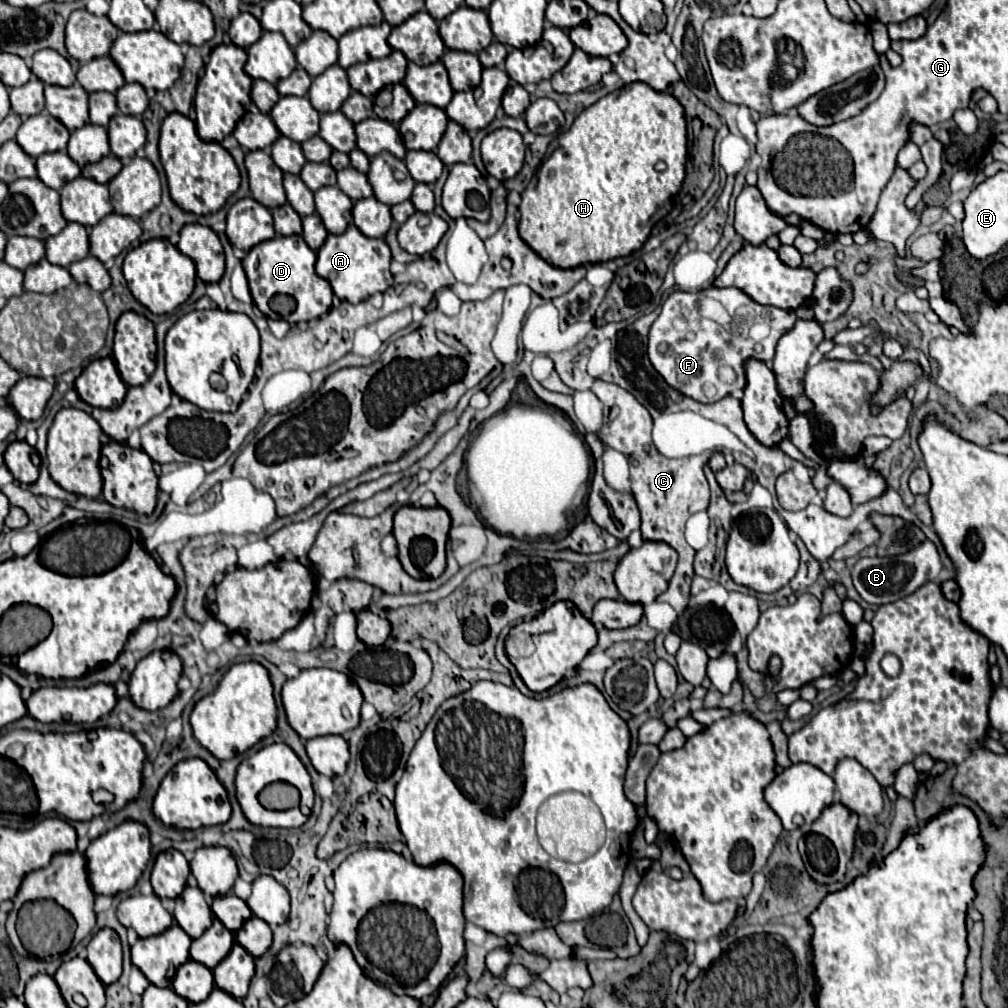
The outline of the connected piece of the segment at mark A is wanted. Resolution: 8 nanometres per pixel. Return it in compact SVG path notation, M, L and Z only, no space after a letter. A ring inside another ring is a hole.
M348 225L348 229L342 235L328 235L326 243L318 249L316 275L326 279L340 299L360 303L372 293L386 291L390 287L390 247L384 239L370 239L362 235L358 227Z

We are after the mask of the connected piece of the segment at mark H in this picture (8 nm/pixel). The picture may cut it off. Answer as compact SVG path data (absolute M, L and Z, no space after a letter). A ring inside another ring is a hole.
M640 81L612 91L584 109L574 119L572 127L550 145L546 159L522 193L522 203L518 207L520 237L546 263L560 269L574 269L584 263L604 263L630 255L644 245L654 223L672 209L672 201L684 181L686 155L686 119L672 95L658 93ZM658 161L666 163L666 171L654 171Z

